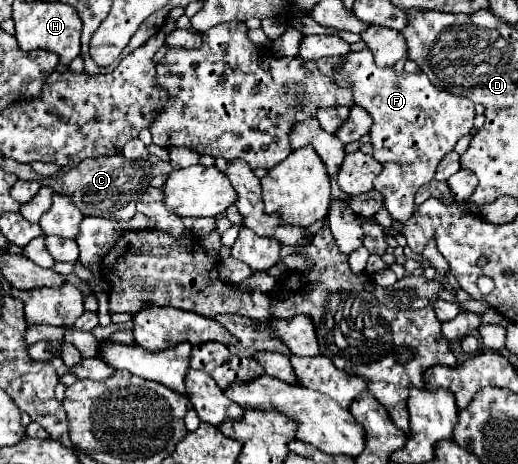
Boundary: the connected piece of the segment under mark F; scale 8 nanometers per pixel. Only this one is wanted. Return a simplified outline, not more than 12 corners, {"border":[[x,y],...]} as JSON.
{"border":[[368,48],[333,73],[373,117],[393,221],[471,131],[475,105]]}

